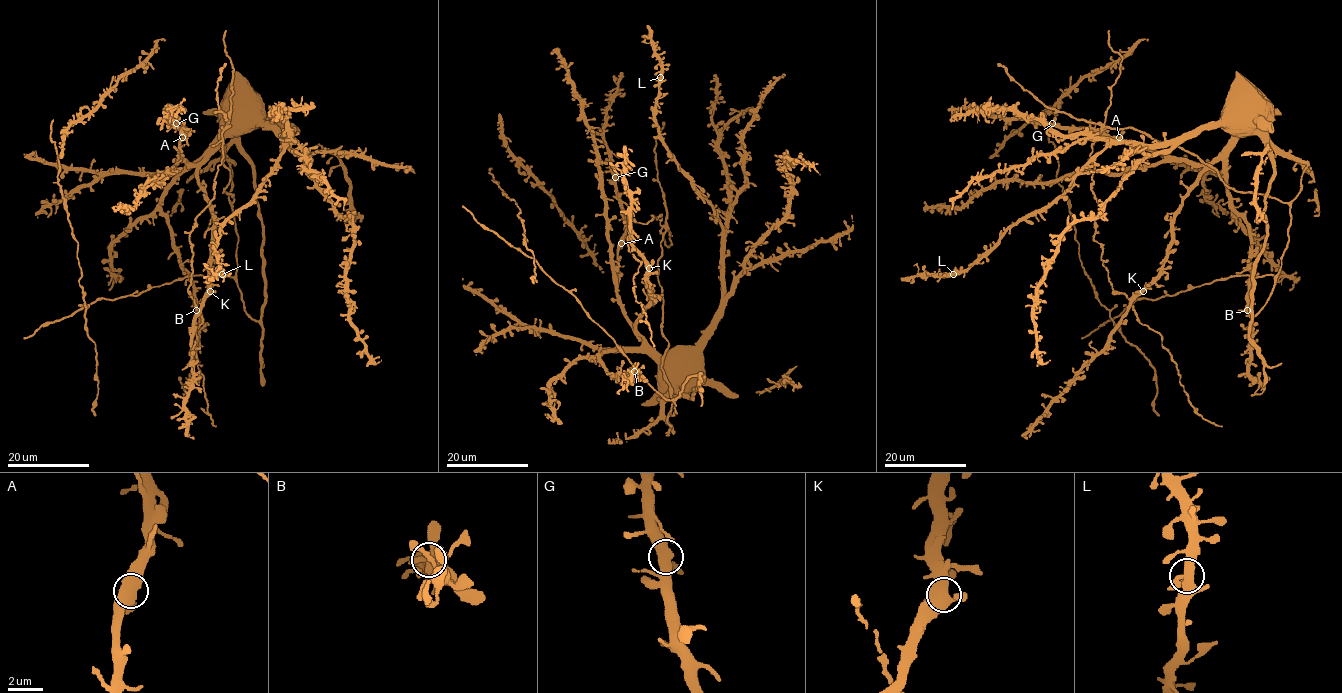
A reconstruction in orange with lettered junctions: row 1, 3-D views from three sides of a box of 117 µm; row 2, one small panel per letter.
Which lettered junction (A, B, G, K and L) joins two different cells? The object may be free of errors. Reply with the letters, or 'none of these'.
none of these

